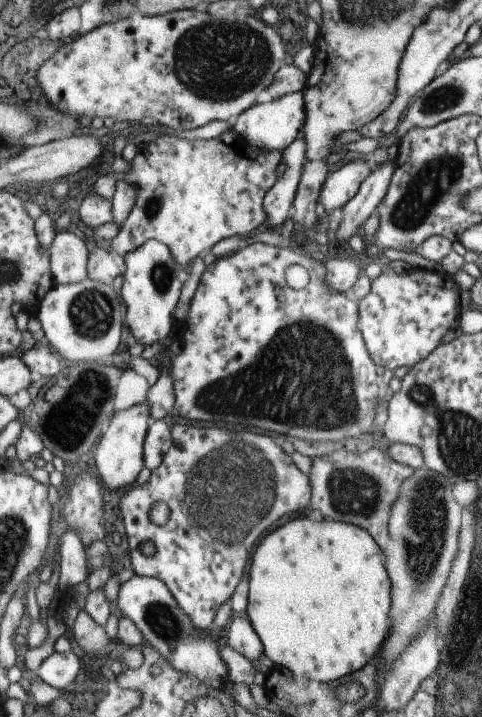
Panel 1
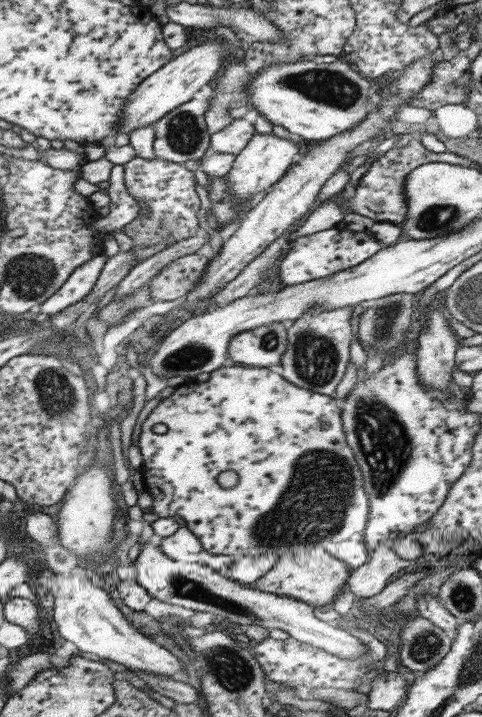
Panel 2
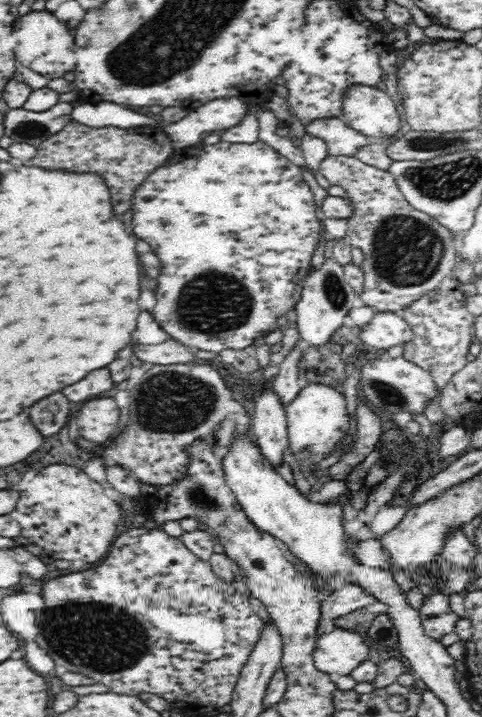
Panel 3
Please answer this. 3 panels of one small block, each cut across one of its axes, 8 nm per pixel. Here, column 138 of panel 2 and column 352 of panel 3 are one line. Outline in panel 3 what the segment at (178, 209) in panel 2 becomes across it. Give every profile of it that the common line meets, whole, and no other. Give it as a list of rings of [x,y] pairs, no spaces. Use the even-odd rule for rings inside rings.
[[[329,153],[322,160],[319,172],[332,186],[341,186],[346,190],[353,207],[346,235],[350,238],[350,244],[360,248],[364,255],[361,265],[364,286],[358,296],[366,306],[371,306],[378,311],[399,312],[431,290],[436,289],[444,281],[444,278],[453,279],[453,261],[459,250],[458,241],[454,241],[452,233],[440,225],[435,218],[415,210],[406,202],[389,171],[379,170],[356,158],[332,156]]]

